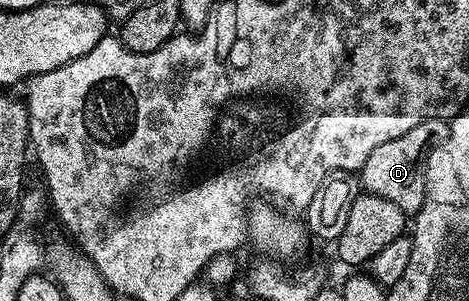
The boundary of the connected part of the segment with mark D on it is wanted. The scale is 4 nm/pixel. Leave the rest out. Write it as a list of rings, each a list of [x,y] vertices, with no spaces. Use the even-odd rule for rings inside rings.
[[[427,118],[422,124],[410,128],[410,132],[405,132],[394,140],[386,140],[386,144],[374,148],[374,152],[366,156],[366,164],[362,164],[358,171],[358,182],[363,193],[382,196],[382,200],[390,200],[395,206],[402,208],[406,216],[415,216],[424,203],[424,161],[428,159],[431,150],[441,146],[447,138],[448,122],[442,118]]]

